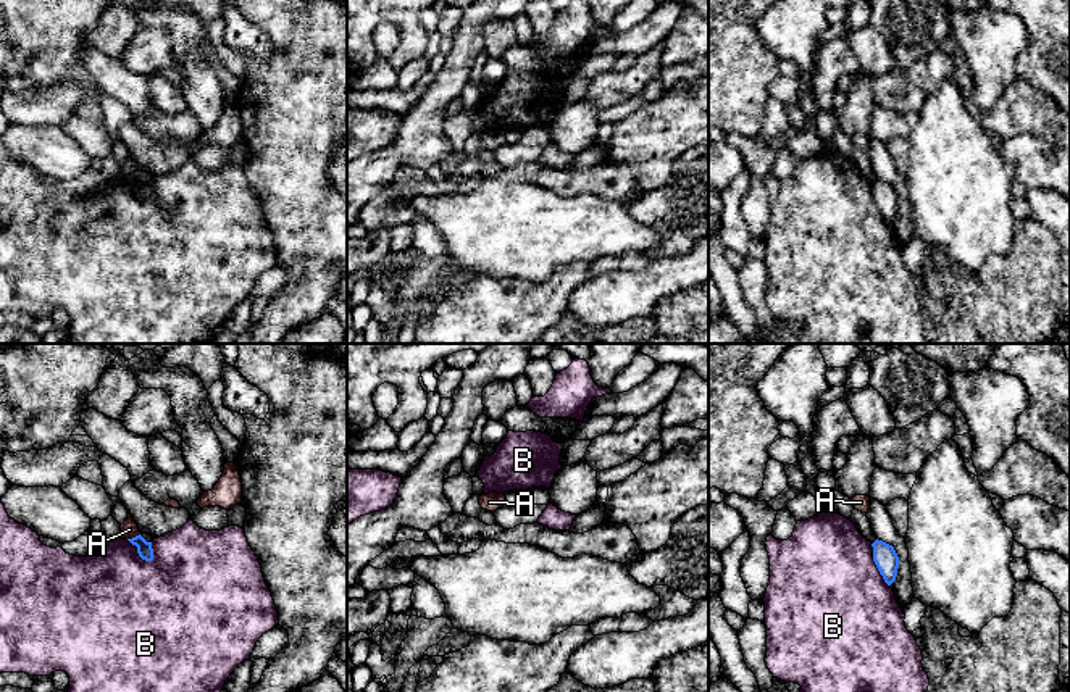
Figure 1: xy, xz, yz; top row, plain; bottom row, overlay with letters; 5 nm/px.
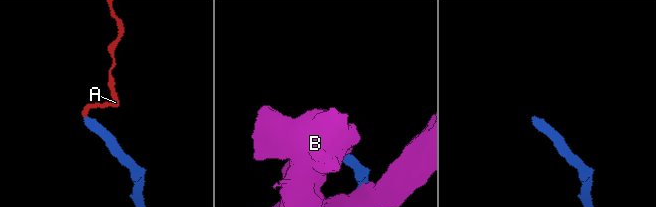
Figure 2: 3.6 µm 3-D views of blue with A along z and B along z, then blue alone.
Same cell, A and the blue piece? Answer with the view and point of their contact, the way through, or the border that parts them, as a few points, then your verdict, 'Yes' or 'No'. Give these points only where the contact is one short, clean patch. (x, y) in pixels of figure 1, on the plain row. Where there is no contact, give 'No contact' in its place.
Touches blue at xy (133, 176). Boundary: xy (139, 171), (126, 178). No

